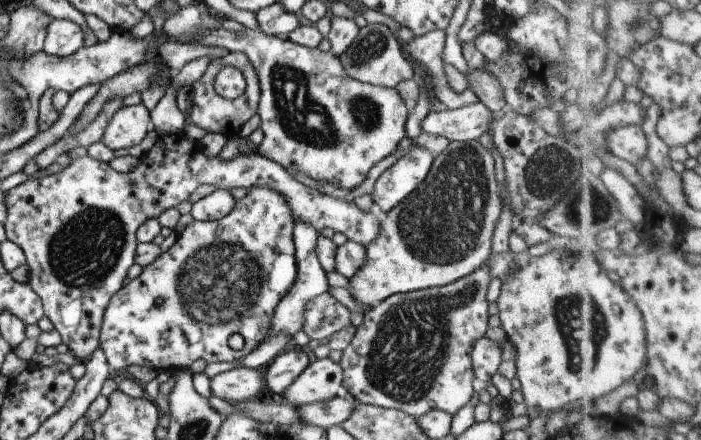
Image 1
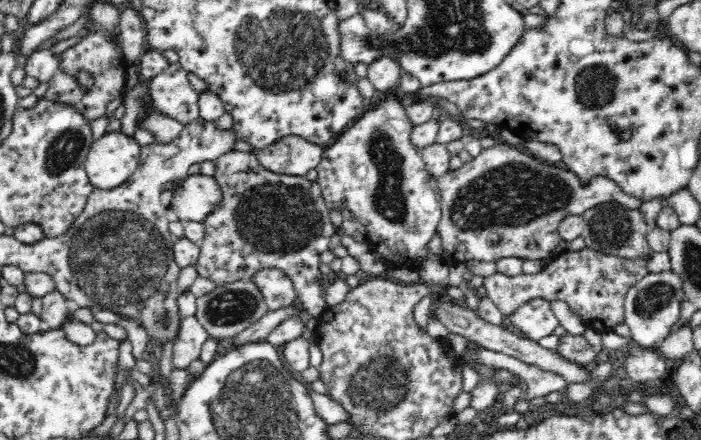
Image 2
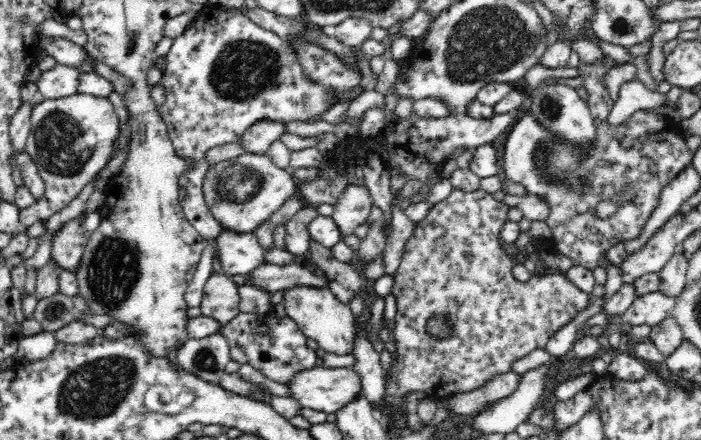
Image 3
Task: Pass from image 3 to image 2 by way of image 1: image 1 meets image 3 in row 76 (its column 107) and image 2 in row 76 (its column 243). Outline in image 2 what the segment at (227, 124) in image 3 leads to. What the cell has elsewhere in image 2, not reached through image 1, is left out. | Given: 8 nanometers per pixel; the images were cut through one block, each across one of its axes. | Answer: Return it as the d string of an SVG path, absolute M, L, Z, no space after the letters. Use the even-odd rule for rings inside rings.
M179 62L170 63L168 68L150 79L148 92L156 111L184 125L200 116L199 94L191 85L188 73Z

